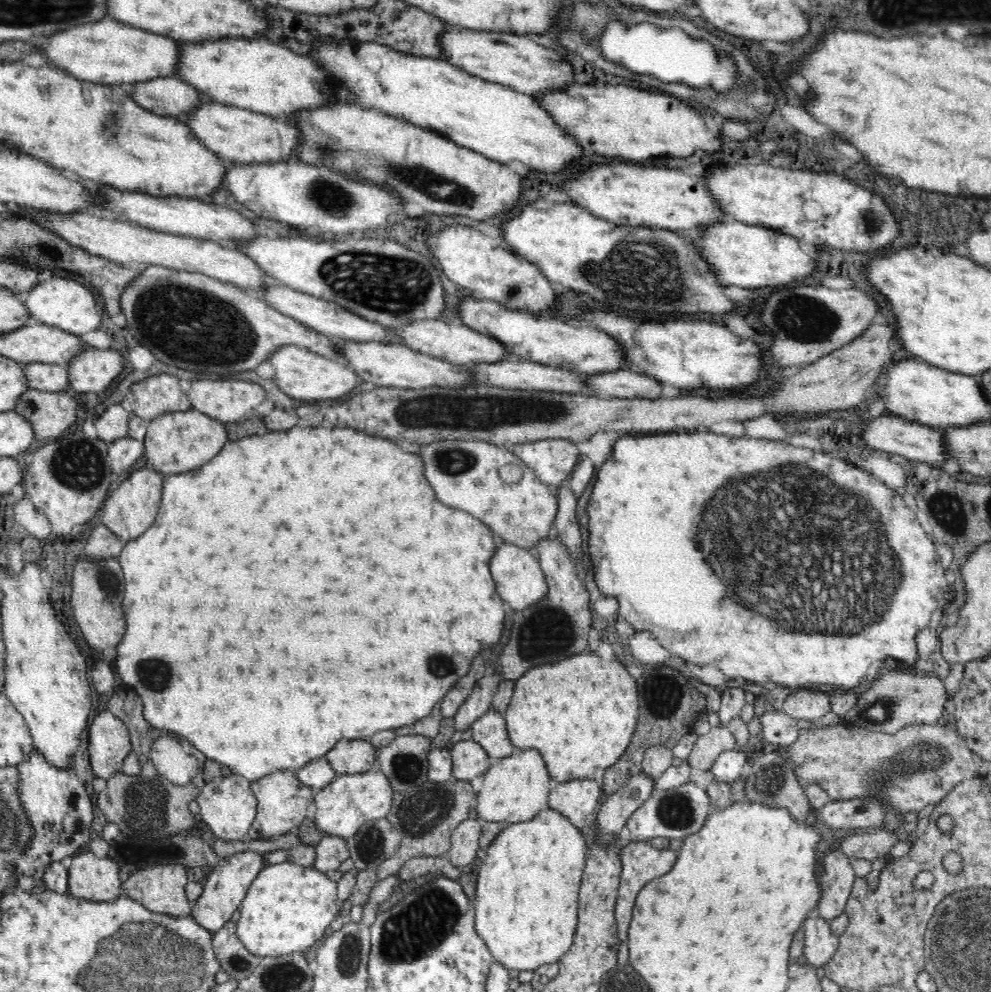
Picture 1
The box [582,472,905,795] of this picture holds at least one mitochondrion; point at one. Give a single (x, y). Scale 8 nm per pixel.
(883, 712)

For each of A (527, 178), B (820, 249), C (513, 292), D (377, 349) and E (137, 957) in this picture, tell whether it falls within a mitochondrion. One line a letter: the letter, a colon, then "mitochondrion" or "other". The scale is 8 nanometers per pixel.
A: other
B: other
C: mitochondrion
D: other
E: mitochondrion

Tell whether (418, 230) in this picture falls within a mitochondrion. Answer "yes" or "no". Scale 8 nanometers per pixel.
no

